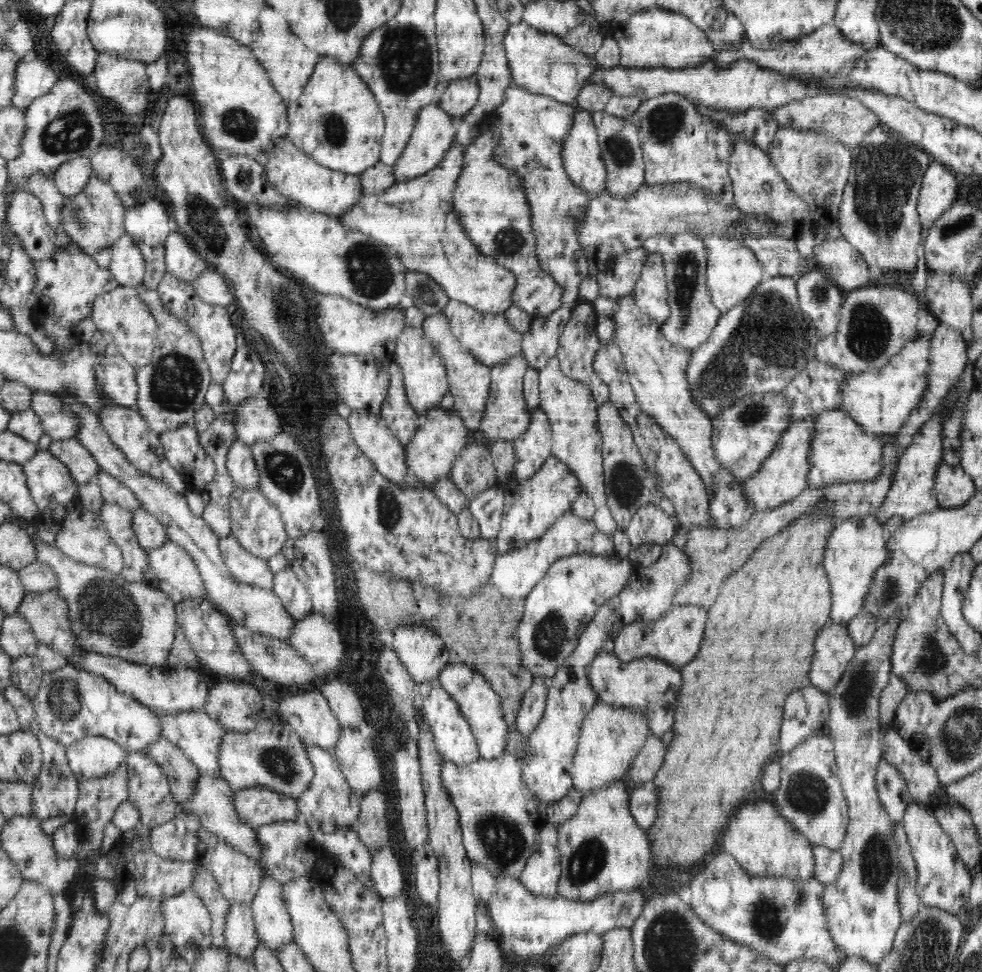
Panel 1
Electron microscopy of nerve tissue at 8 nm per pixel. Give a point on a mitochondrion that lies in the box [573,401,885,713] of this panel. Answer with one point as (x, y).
(626, 486)

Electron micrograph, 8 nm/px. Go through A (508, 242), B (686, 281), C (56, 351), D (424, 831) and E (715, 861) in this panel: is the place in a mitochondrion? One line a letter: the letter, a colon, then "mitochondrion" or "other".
A: mitochondrion
B: mitochondrion
C: other
D: other
E: other

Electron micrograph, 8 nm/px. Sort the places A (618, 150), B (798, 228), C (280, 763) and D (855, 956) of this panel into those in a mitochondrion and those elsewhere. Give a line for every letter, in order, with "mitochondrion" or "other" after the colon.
A: mitochondrion
B: other
C: mitochondrion
D: other

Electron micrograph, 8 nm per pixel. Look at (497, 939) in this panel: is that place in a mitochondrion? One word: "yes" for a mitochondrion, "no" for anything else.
no

